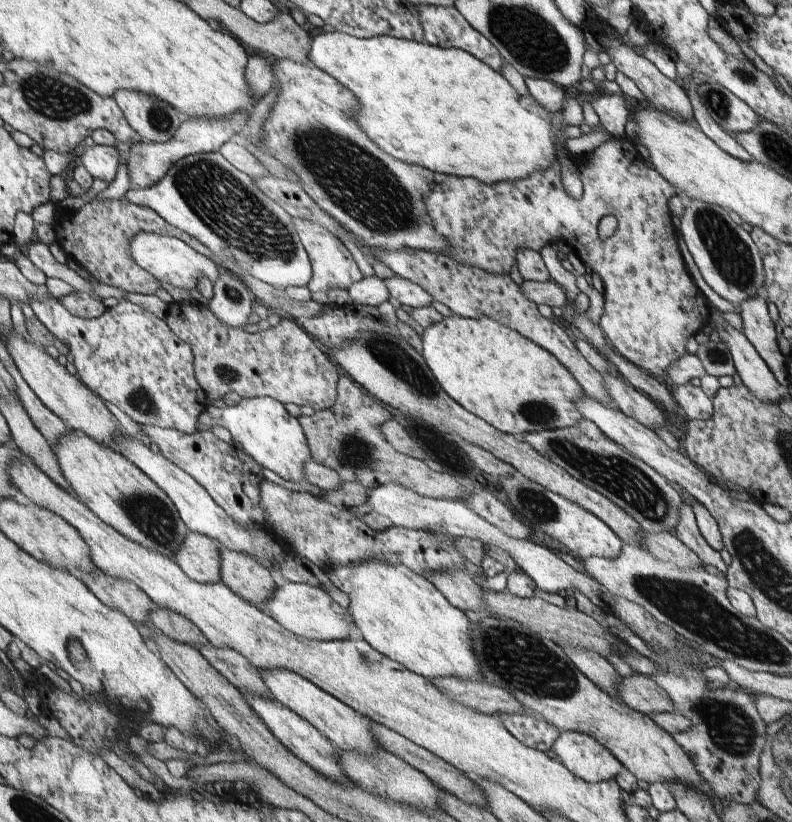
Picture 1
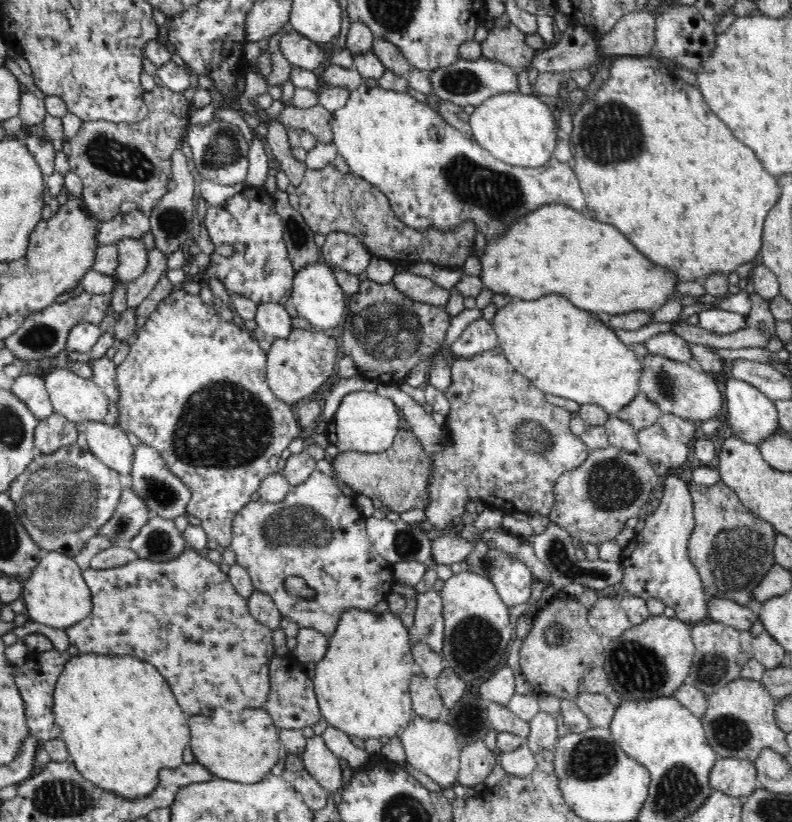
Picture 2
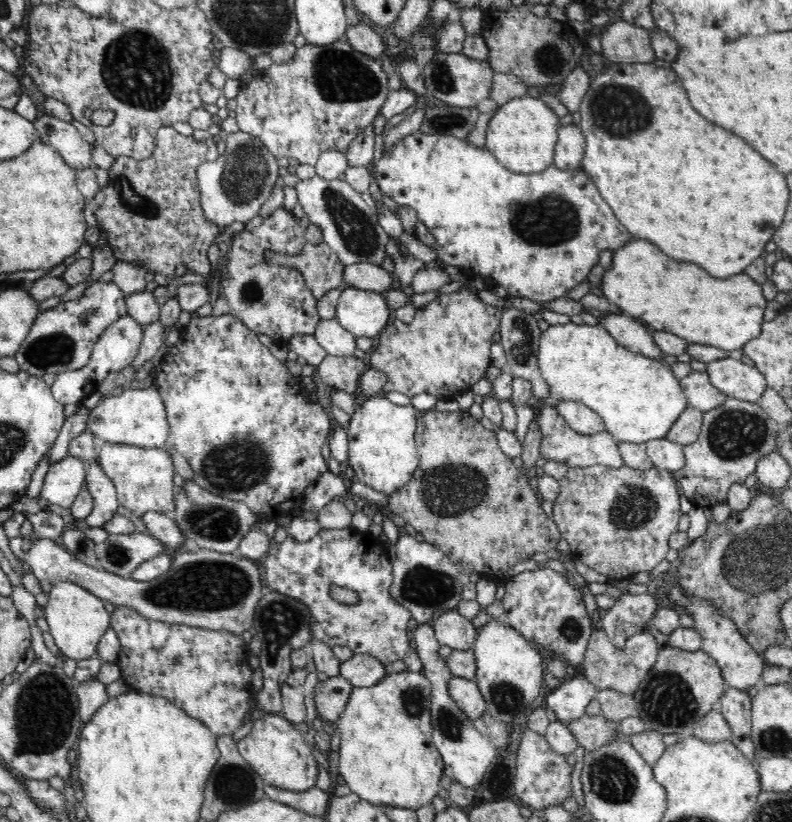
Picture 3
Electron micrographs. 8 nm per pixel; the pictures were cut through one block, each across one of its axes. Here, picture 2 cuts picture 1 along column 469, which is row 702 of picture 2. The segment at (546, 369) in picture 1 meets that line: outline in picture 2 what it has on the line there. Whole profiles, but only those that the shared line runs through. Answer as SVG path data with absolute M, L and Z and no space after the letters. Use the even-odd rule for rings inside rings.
M370 610L342 612L336 632L328 638L326 656L316 662L314 688L324 720L362 742L402 738L408 724L418 718L412 708L410 680L422 674L414 660L414 642L400 616L378 616Z

